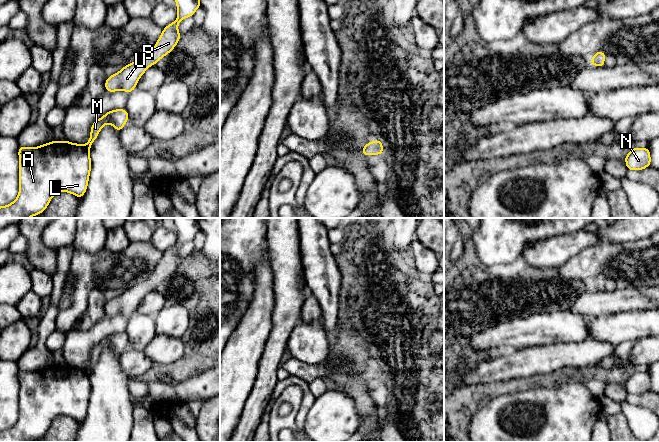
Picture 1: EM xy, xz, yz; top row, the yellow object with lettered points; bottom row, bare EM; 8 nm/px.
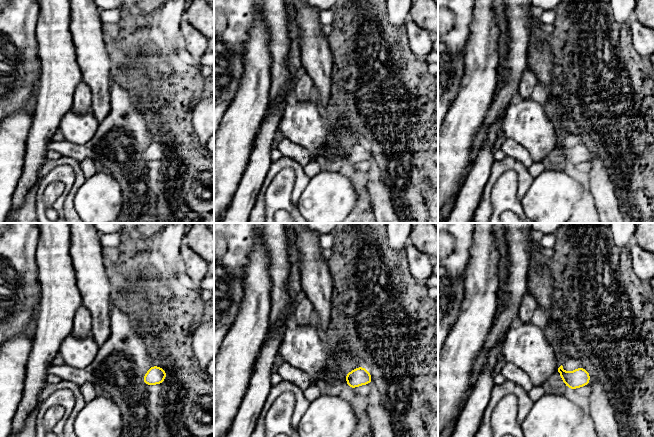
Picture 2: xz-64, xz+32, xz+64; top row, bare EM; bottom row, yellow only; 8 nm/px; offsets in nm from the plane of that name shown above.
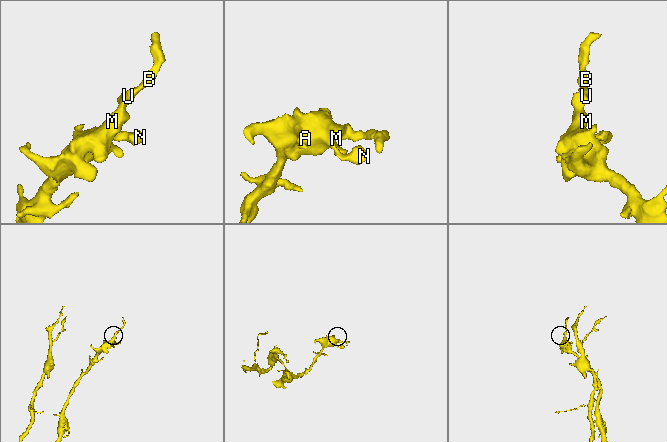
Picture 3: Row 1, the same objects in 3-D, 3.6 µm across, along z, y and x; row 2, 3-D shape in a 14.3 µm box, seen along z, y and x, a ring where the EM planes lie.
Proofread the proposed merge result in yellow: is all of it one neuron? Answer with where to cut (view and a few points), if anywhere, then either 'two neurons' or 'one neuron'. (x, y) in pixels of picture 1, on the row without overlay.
no cut | one neuron

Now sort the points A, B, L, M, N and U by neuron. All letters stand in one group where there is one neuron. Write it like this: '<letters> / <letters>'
A B L M N U

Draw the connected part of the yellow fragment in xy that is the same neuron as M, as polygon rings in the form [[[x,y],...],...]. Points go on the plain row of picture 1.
[[[126,333],[108,335],[101,342],[93,346],[90,362],[85,369],[71,367],[67,364],[52,365],[37,371],[20,370],[19,380],[19,417],[17,422],[6,430],[0,430],[0,442],[29,442],[41,438],[49,429],[53,420],[58,416],[68,416],[78,422],[84,420],[90,395],[91,381],[89,378],[92,367],[96,364],[100,354],[107,347],[116,355],[123,353],[129,342]]]

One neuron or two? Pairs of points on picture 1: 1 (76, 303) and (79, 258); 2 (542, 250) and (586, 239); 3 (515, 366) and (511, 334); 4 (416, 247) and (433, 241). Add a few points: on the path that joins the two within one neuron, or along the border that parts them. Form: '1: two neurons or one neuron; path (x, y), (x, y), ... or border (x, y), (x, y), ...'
1: one neuron; path (78, 292), (79, 269)
2: one neuron; path (553, 250), (575, 242)
3: two neurons; border (522, 347), (498, 351), (492, 354)
4: two neurons; border (416, 238), (433, 251)

